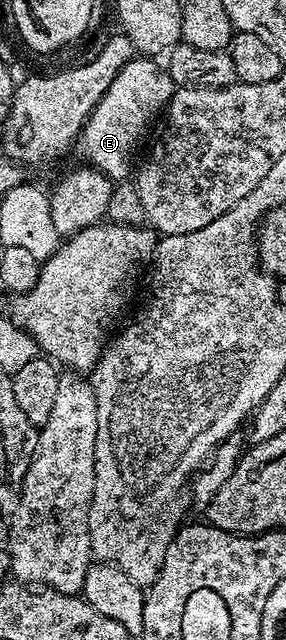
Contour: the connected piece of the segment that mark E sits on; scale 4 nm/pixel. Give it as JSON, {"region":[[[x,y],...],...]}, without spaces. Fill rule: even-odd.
{"region":[[[132,58],[113,78],[109,90],[105,90],[101,102],[97,102],[90,118],[79,131],[77,149],[87,159],[84,161],[112,181],[123,182],[128,179],[132,171],[131,159],[134,158],[147,127],[158,116],[160,119],[161,113],[171,101],[171,95],[175,93],[176,86],[166,67],[159,65],[158,68],[155,64],[158,63],[151,58]]]}

